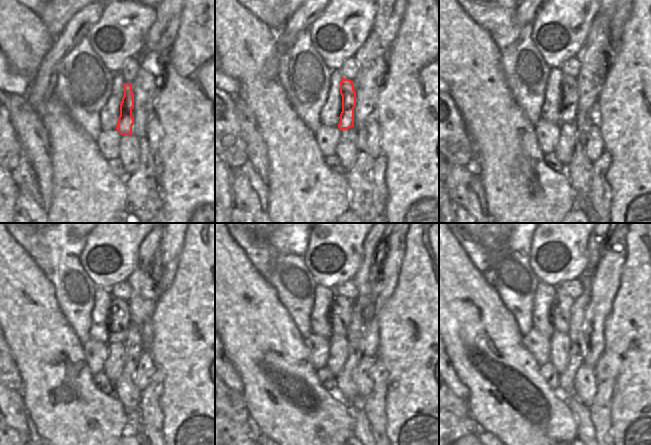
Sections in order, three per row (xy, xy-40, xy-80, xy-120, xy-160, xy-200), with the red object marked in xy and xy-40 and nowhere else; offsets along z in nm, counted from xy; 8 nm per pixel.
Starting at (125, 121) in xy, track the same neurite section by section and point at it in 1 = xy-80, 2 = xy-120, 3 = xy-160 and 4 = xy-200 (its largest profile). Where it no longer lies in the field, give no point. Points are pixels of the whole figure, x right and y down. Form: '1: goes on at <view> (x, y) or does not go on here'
1: goes on at xy-80 (569, 86)
2: goes on at xy-120 (119, 310)
3: goes on at xy-160 (341, 308)
4: goes on at xy-200 (561, 306)

